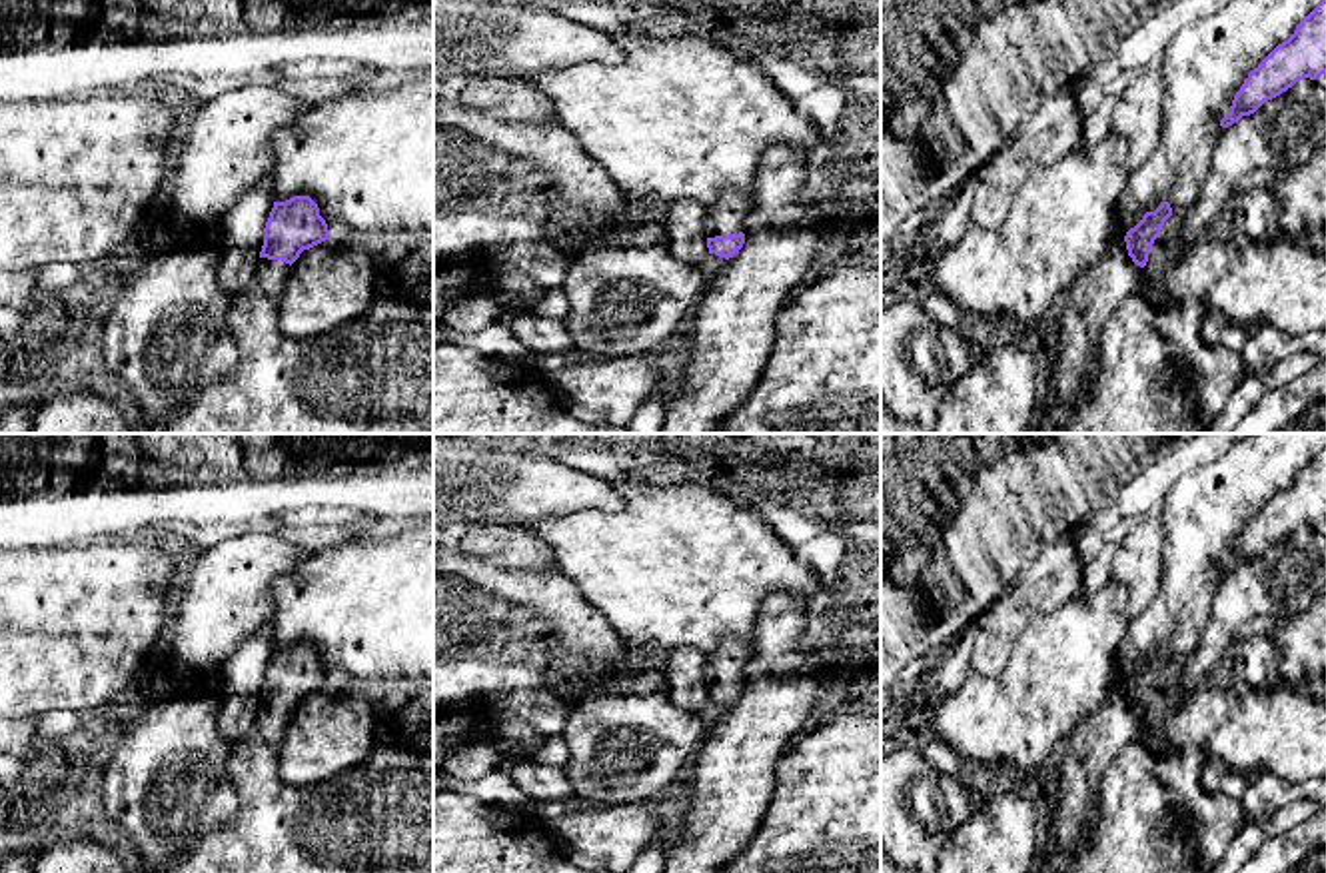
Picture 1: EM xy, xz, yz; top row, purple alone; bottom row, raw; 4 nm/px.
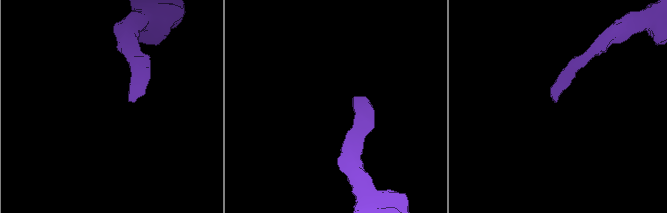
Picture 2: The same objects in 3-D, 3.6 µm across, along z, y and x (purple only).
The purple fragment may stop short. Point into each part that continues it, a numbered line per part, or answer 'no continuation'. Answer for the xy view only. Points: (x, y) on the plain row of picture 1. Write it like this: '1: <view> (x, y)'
1: xy (270, 726)

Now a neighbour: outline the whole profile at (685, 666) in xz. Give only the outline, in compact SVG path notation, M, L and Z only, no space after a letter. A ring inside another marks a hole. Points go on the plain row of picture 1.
M677 647L667 653L667 695L687 711L699 711L707 701L705 653L697 647Z

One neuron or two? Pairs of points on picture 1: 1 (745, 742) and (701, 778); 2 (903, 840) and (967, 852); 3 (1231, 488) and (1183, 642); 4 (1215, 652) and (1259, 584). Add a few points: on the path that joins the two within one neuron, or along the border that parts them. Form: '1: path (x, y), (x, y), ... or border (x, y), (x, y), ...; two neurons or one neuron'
1: path (735, 752), (711, 776); one neuron
2: border (973, 812), (939, 852); two neurons
3: path (1201, 526), (1183, 604); one neuron
4: path (1221, 636), (1227, 618), (1243, 600); one neuron

